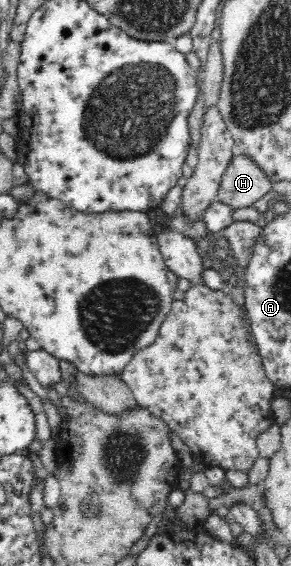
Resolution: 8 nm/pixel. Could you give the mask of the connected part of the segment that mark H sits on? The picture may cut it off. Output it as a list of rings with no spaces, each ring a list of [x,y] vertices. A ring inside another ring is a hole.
[[[235,150],[221,176],[218,200],[229,203],[235,210],[251,207],[272,188],[271,178],[258,161]]]

